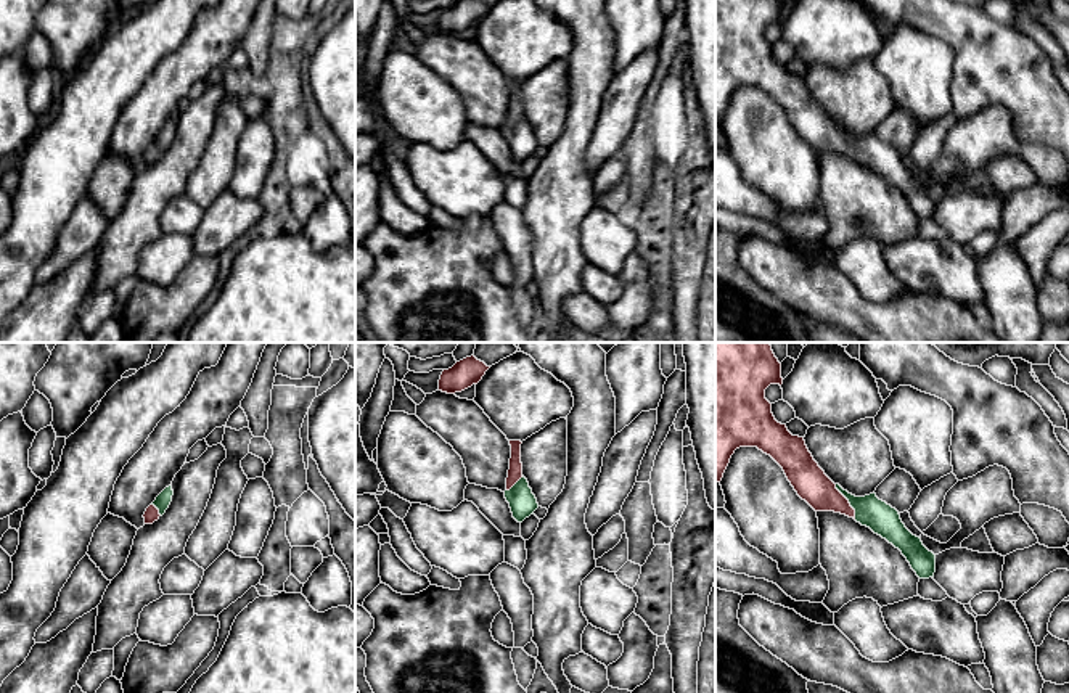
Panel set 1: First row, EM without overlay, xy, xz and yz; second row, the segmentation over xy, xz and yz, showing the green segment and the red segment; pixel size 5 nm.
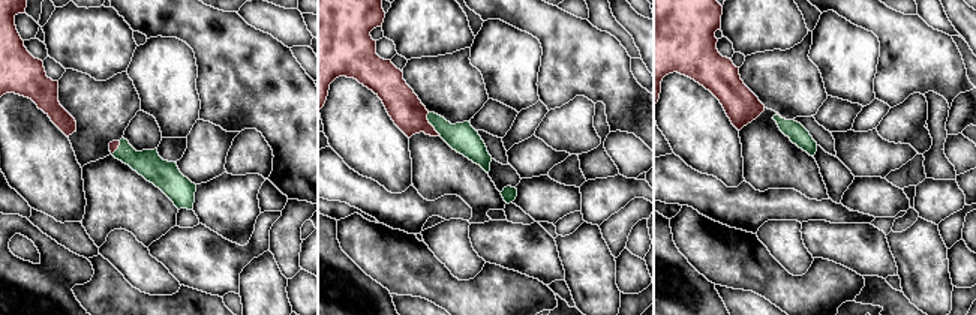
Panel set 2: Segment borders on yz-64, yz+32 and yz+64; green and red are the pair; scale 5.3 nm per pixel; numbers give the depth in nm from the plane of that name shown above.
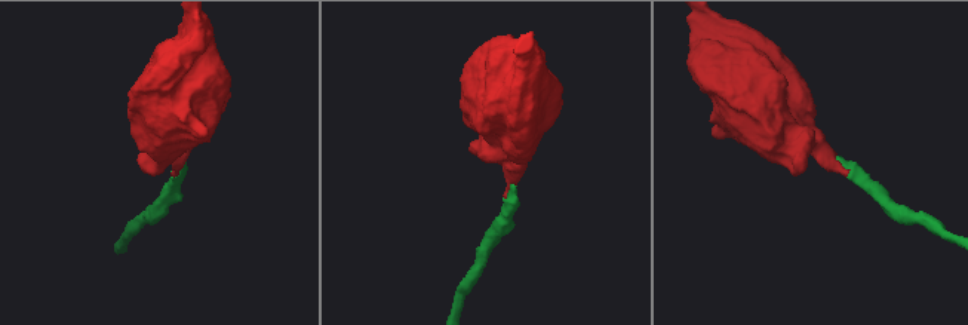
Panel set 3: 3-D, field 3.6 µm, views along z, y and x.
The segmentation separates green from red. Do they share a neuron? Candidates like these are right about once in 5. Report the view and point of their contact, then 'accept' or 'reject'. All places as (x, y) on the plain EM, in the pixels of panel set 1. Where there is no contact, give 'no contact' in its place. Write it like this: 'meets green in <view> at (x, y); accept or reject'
meets green in yz at (849, 142); accept

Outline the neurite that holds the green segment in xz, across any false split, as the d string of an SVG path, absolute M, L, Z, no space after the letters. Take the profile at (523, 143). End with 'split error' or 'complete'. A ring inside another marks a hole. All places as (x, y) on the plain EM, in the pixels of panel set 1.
M510 80L511 98L505 130L505 138L510 143L513 158L518 162L522 162L539 148L537 138L532 133L529 122L522 116L521 84L521 80Z; split error

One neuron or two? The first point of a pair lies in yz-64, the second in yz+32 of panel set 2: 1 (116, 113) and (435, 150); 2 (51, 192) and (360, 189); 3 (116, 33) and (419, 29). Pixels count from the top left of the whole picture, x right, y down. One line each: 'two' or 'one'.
1: two
2: two
3: one

